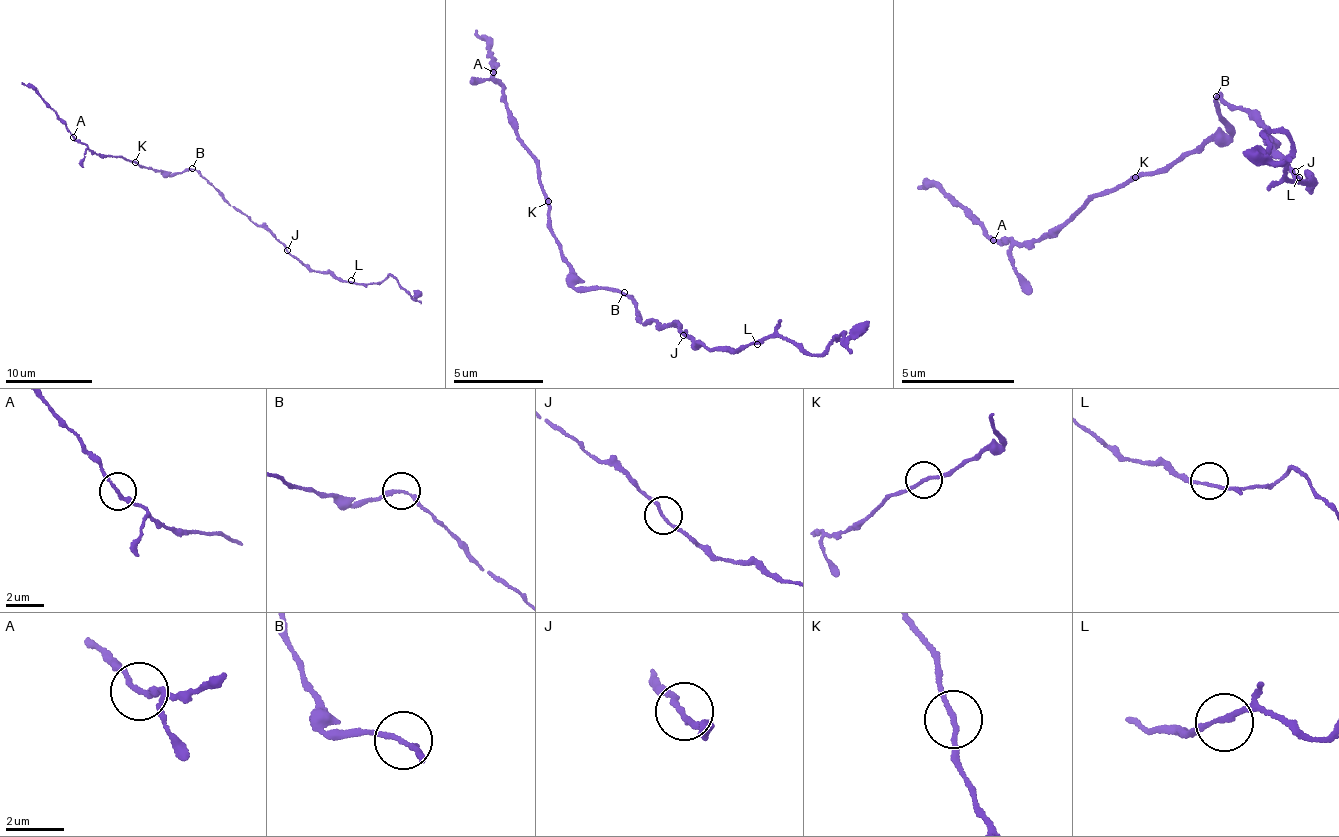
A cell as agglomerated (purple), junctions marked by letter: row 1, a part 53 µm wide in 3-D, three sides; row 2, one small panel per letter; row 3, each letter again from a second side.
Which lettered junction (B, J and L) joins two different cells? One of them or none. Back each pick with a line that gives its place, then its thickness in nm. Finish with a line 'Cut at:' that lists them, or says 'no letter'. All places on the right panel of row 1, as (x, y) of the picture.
Cut at: no letter

